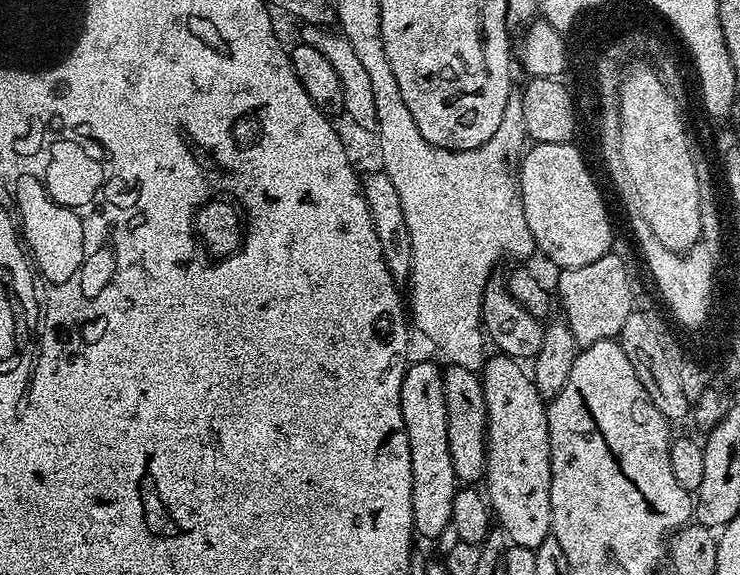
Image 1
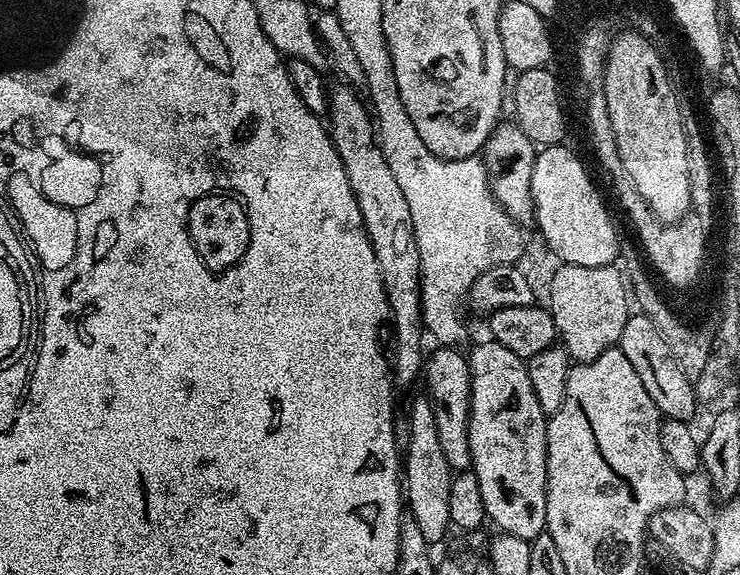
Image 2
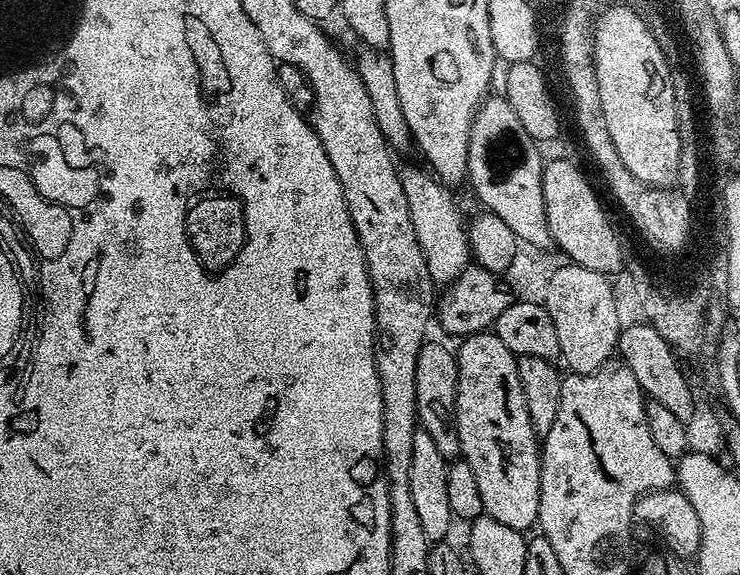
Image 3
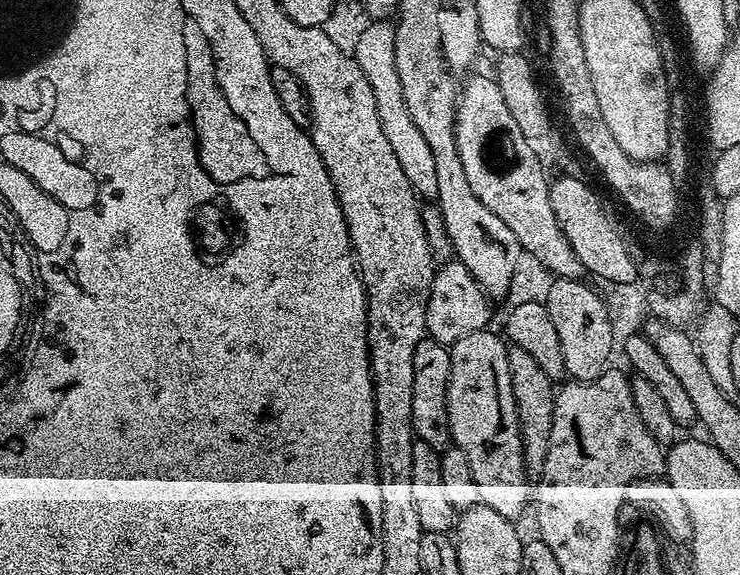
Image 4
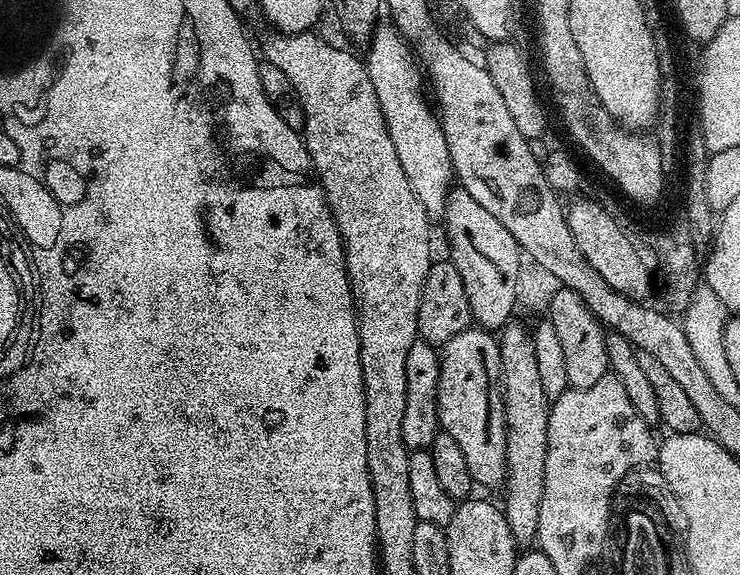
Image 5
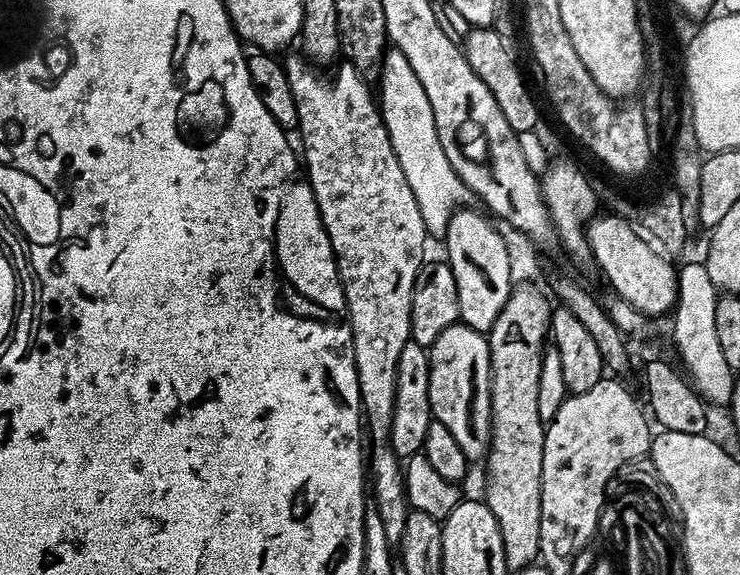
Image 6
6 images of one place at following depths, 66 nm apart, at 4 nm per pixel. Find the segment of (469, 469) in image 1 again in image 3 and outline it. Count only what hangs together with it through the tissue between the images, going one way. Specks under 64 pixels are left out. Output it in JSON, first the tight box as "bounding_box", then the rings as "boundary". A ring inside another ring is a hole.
{"bounding_box":[416,339,460,462],"boundary":[[[429,339],[418,350],[416,375],[416,419],[419,427],[430,434],[438,454],[451,462],[460,456],[460,443],[456,429],[456,395],[458,394],[458,362],[455,351],[438,341]]]}

